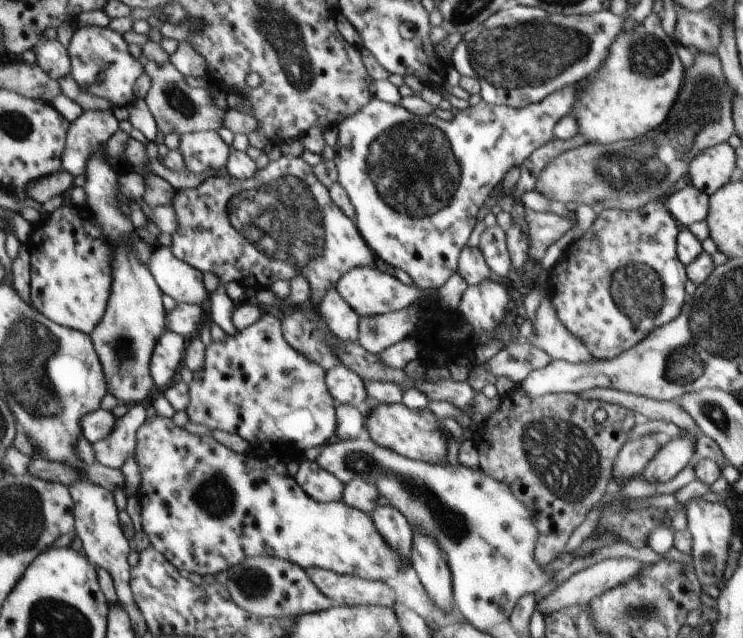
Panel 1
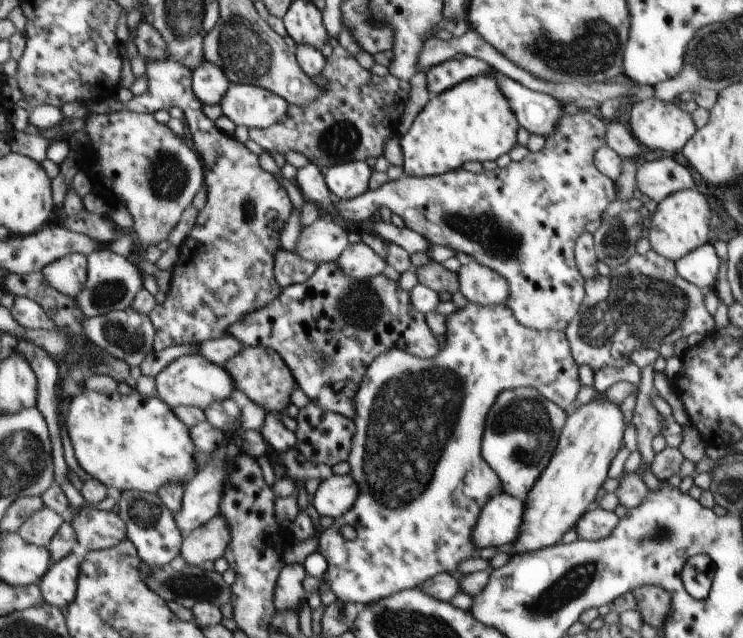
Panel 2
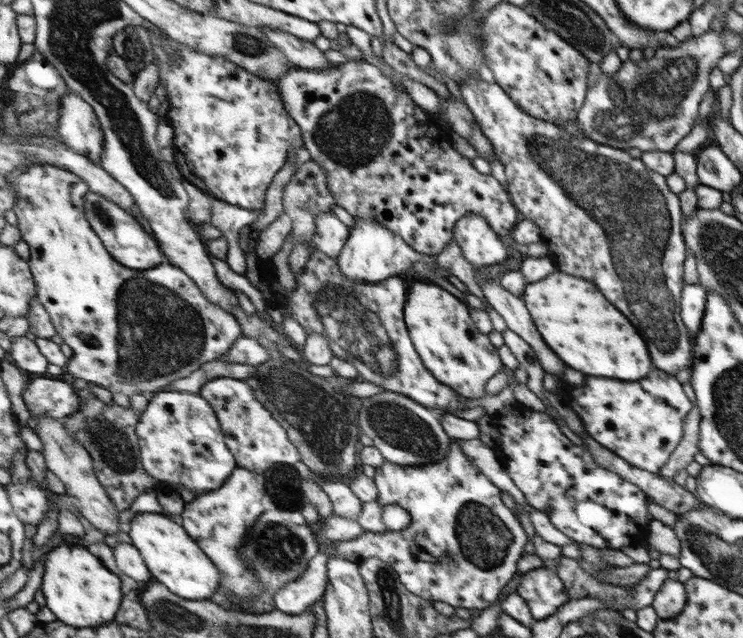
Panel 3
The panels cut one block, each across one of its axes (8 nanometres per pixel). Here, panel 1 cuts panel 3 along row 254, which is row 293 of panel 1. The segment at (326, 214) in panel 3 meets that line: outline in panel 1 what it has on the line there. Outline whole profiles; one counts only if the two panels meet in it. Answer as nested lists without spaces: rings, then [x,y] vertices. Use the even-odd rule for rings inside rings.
[[[337,288],[327,293],[320,308],[320,313],[334,337],[344,342],[358,342],[361,318],[359,313],[340,296]]]

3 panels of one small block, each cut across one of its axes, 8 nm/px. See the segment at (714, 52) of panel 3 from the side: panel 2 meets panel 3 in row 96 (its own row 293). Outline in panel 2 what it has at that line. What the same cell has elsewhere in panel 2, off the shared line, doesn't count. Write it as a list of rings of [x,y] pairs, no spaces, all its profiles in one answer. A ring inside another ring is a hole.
[[[654,249],[649,250],[645,254],[636,253],[627,260],[626,263],[622,263],[620,266],[616,266],[611,269],[610,277],[599,275],[592,280],[586,282],[586,300],[583,306],[580,307],[579,314],[571,320],[571,323],[565,328],[568,340],[570,340],[571,353],[575,356],[575,359],[581,364],[589,366],[594,372],[603,369],[604,367],[616,367],[617,369],[623,369],[628,363],[631,362],[630,355],[638,348],[649,348],[659,350],[662,344],[674,344],[676,340],[680,338],[688,338],[692,333],[703,334],[708,336],[715,332],[714,317],[708,313],[706,307],[704,307],[704,292],[701,288],[698,288],[695,284],[684,280],[681,274],[674,268],[674,261],[664,258],[661,254],[658,254]]]

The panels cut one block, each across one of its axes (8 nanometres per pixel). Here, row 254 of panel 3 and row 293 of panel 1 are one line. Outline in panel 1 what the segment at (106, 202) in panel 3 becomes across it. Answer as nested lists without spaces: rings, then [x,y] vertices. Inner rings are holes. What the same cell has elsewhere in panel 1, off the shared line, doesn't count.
[[[102,145],[101,152],[95,152],[87,175],[86,206],[94,210],[107,237],[115,248],[115,284],[107,315],[92,335],[96,348],[103,360],[109,393],[122,405],[139,405],[153,399],[158,394],[158,386],[152,374],[152,361],[159,340],[167,334],[169,316],[164,308],[164,291],[152,269],[140,260],[133,246],[132,215],[118,201],[118,182],[120,174],[107,158],[107,146]]]

